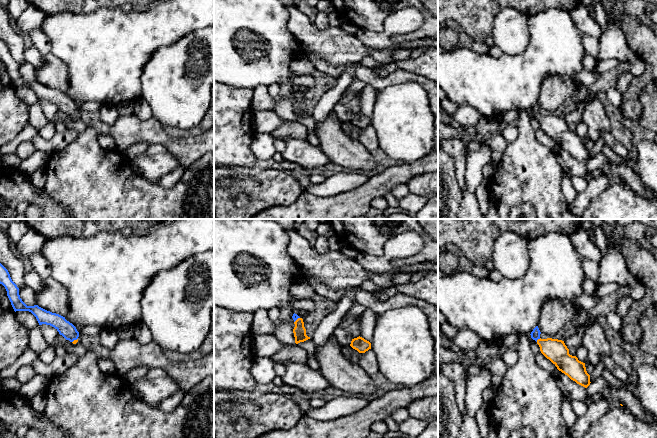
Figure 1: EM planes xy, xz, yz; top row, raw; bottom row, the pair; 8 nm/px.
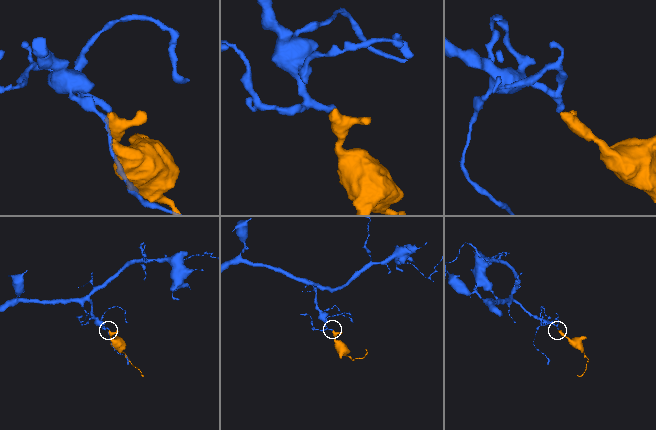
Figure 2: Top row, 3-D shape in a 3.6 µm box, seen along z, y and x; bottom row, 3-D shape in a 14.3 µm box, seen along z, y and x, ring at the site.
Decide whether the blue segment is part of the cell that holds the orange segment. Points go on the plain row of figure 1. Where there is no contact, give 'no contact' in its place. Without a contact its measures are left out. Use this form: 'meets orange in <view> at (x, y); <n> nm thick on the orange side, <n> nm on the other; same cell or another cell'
meets orange in yz at (538, 115); 180 nm thick on the orange side, 80 nm on the other; same cell

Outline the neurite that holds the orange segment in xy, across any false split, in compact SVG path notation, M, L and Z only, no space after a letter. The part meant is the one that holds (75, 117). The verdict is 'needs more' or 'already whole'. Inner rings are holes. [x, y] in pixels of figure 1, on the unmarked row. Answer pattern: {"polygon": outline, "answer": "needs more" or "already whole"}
{"polygon": "M0 39L0 60L2 60L11 78L14 87L29 87L37 95L39 101L46 100L54 103L60 111L73 120L78 118L79 108L76 103L67 97L65 93L47 87L38 81L27 82L19 71L19 64L12 57L8 46Z", "answer": "needs more"}

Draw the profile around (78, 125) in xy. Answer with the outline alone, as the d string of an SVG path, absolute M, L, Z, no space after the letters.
M79 116L76 120L73 120L69 117L65 125L68 130L75 130L78 133L81 133L86 129L86 124L84 123L83 119Z

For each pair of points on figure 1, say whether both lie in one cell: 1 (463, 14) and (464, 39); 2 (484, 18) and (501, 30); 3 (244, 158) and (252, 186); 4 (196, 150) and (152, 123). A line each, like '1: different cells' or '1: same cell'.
1: different cells
2: different cells
3: different cells
4: same cell

